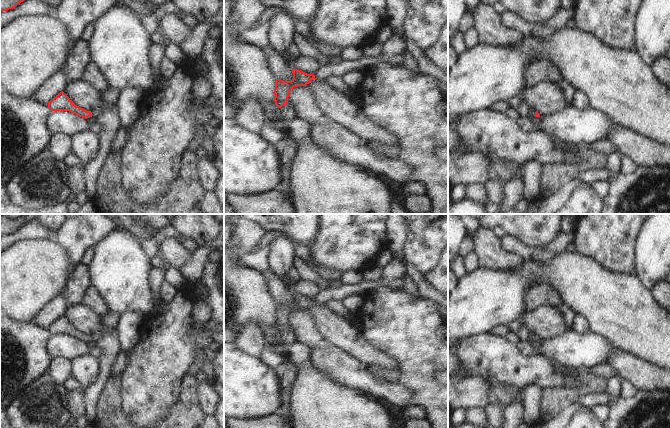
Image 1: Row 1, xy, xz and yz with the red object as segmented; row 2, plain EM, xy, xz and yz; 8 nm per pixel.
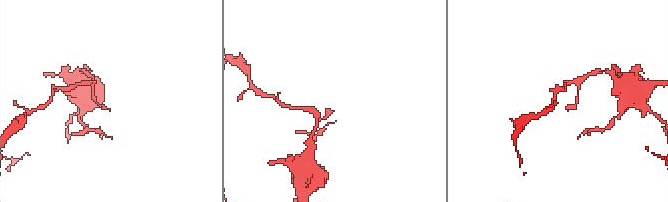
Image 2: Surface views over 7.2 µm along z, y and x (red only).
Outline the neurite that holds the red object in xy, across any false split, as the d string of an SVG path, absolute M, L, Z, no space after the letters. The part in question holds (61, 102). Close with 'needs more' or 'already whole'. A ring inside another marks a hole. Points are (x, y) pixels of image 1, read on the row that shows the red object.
M62 91L56 95L51 101L48 102L48 108L51 111L69 111L79 117L95 118L111 108L112 105L103 105L95 108L91 111L87 111L77 105L75 105L70 98Z; needs more

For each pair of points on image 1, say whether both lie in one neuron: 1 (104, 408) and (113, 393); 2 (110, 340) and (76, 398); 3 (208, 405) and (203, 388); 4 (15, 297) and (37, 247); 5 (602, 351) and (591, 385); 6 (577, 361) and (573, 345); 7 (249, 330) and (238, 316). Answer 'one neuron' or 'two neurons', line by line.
1: one neuron
2: two neurons
3: one neuron
4: one neuron
5: two neurons
6: one neuron
7: two neurons

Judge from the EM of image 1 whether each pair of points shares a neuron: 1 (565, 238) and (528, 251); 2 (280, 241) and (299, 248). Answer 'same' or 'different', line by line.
1: same
2: different

